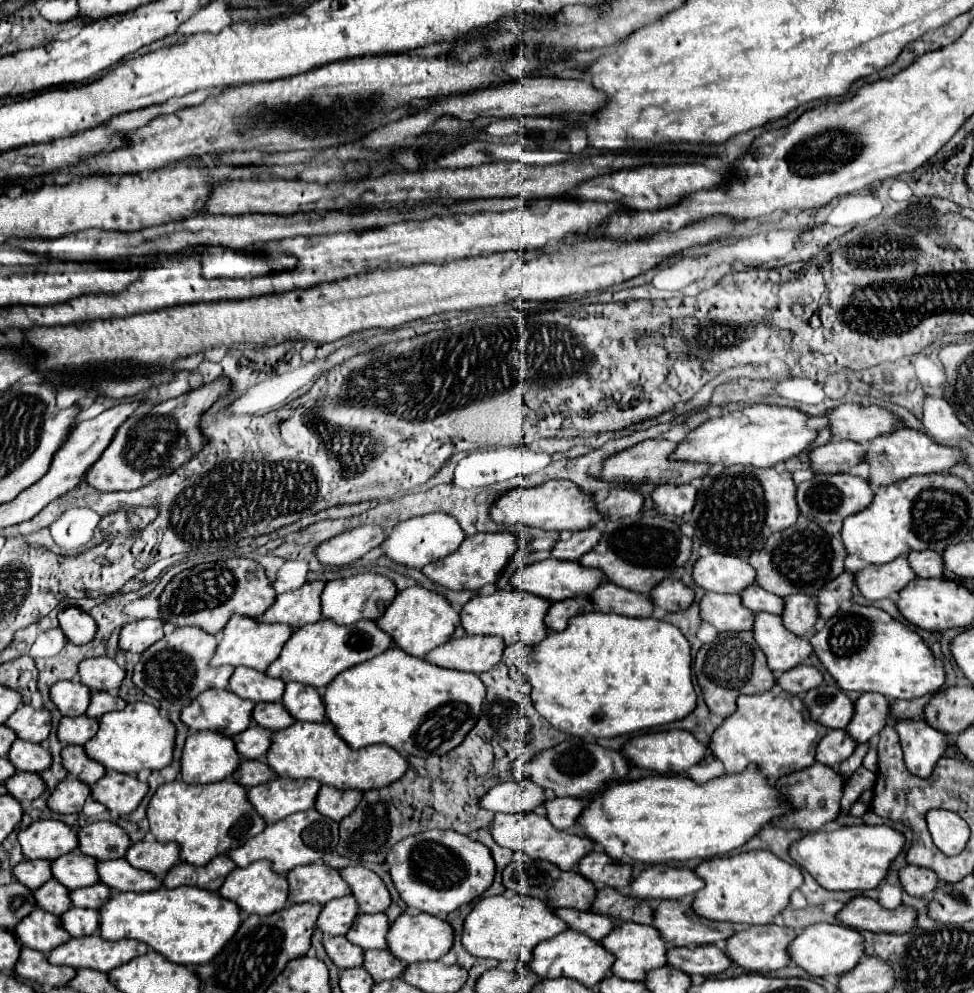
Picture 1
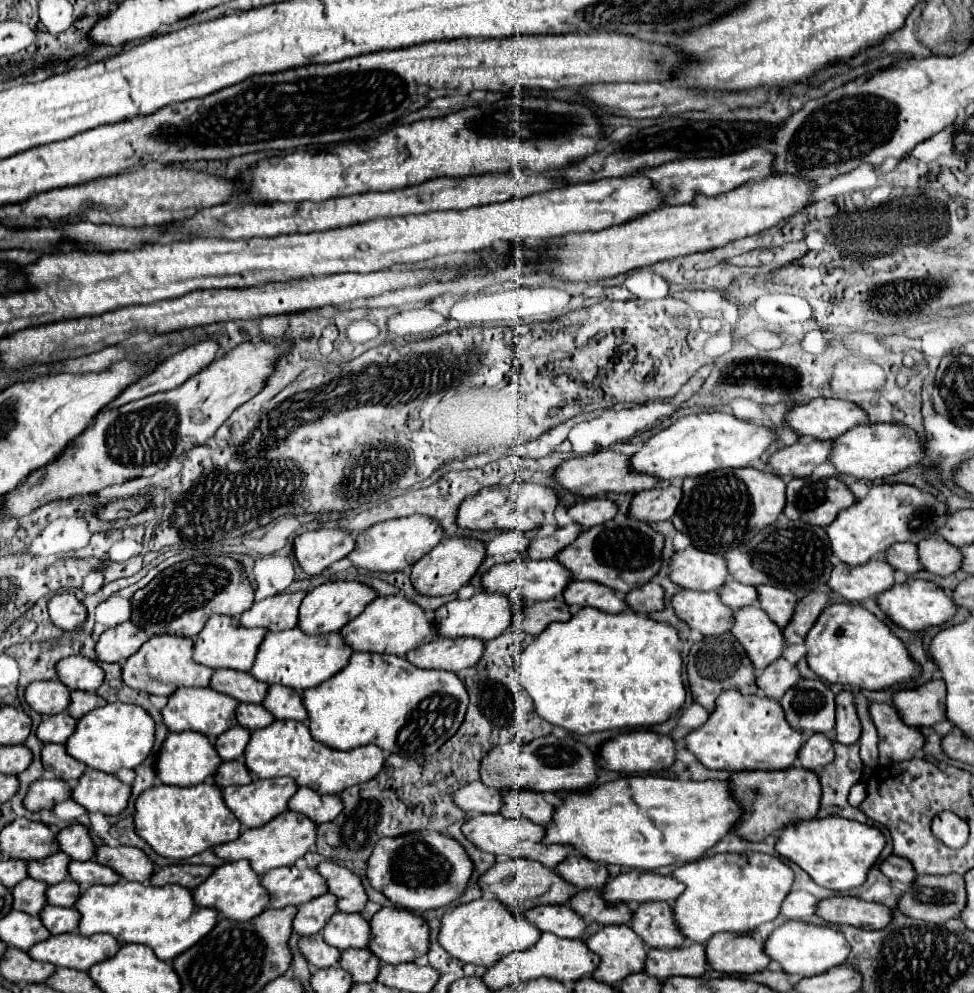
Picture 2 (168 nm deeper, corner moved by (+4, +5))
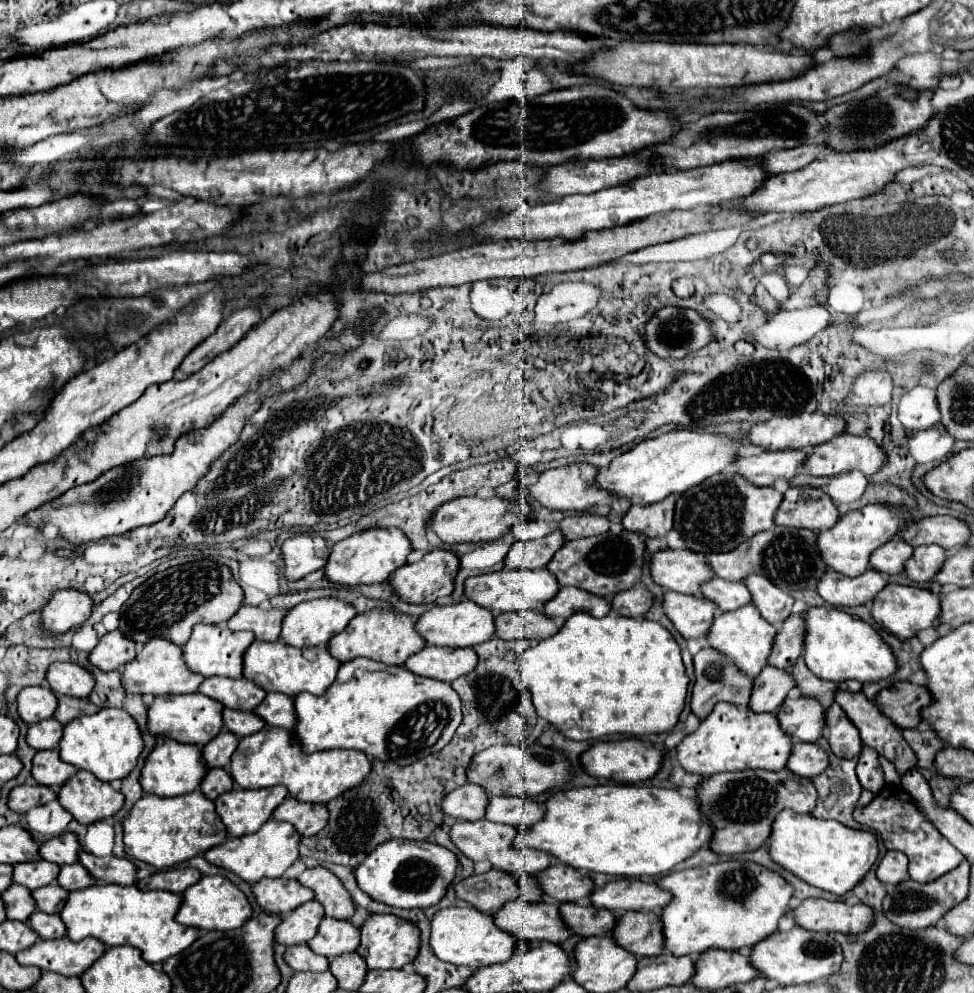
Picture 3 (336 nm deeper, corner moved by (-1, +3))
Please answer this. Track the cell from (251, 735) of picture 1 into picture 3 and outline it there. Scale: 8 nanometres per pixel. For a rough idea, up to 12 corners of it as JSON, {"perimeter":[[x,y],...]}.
{"perimeter":[[221,730],[203,746],[207,768],[229,768],[237,736]]}

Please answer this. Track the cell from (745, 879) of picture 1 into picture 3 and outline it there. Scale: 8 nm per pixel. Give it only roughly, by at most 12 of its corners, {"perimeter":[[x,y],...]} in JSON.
{"perimeter":[[755,862],[671,872],[665,950],[751,948],[793,888]]}

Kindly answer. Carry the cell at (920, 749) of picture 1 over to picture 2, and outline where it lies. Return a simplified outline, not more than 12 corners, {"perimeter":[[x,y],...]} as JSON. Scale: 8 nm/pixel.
{"perimeter":[[870,704],[880,766],[912,760],[924,748],[890,704]]}

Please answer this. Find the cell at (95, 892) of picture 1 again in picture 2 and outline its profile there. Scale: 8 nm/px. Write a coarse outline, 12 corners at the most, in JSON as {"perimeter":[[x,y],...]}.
{"perimeter":[[72,880],[50,886],[48,904],[72,908],[82,892]]}

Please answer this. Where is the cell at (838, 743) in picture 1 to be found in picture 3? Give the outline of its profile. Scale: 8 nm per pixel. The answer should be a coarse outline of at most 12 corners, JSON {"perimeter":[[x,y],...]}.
{"perimeter":[[795,742],[787,768],[805,778],[829,766],[817,744]]}

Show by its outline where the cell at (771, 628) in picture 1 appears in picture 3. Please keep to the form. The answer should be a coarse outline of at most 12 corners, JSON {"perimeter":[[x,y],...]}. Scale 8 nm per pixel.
{"perimeter":[[753,604],[717,614],[705,642],[755,678],[775,628]]}

